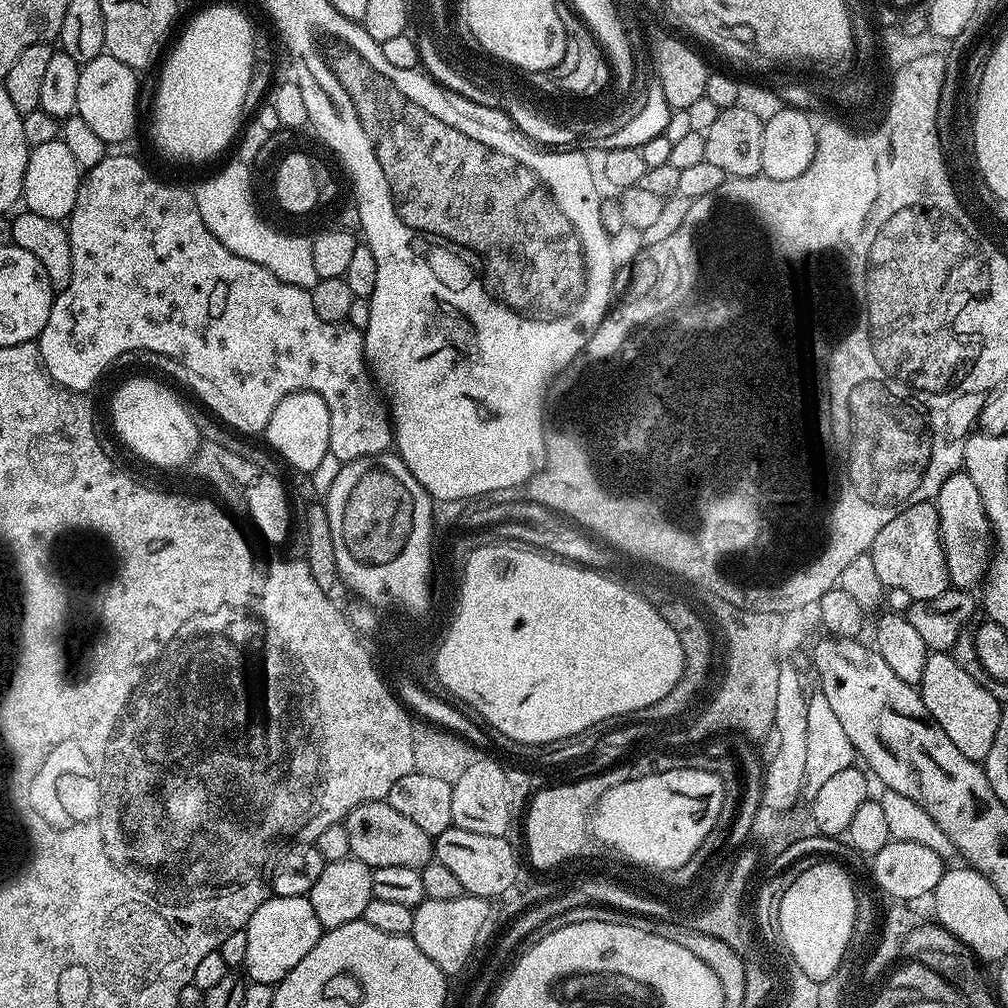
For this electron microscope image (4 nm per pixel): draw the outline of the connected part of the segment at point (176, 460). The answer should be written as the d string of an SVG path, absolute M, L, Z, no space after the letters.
M128 380L112 396L112 424L120 440L136 456L156 468L191 465L202 439L187 407L156 380Z

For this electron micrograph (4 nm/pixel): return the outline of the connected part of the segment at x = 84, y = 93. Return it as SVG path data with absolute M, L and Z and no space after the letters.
M107 54L94 58L80 69L75 115L88 123L105 145L122 143L136 128L136 76L134 69Z

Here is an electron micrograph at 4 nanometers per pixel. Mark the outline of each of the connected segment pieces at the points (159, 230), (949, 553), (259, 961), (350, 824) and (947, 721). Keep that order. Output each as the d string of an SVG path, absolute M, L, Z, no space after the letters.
M105 154L102 162L98 162L98 166L87 169L83 173L80 185L78 186L78 198L74 202L74 210L68 215L66 221L68 230L68 237L70 238L70 258L74 262L74 270L70 274L70 286L66 286L66 290L55 293L52 305L50 306L50 318L46 318L46 326L40 331L38 337L38 347L40 349L40 363L44 365L44 370L47 372L48 377L53 382L60 385L61 388L67 388L69 392L79 392L81 394L87 393L87 388L92 388L96 384L96 379L115 362L119 356L124 356L127 352L157 352L160 356L166 356L177 360L180 364L185 364L194 375L202 380L206 380L225 400L226 403L232 407L232 412L236 415L235 431L240 434L247 434L246 432L260 432L263 433L267 429L270 422L270 414L274 414L274 406L278 406L278 402L282 402L282 398L286 398L295 392L313 392L318 394L326 402L326 406L330 410L330 430L332 431L332 443L330 445L331 459L336 459L336 462L347 462L350 460L357 460L358 458L366 458L367 456L377 456L383 452L389 451L394 444L394 429L392 426L392 417L390 409L382 399L381 393L378 391L377 385L372 379L372 374L368 366L368 361L364 359L364 334L361 329L352 327L351 324L345 322L342 324L331 324L330 322L322 322L322 318L318 318L318 313L314 310L314 302L312 301L311 291L307 288L299 288L290 282L282 282L282 278L278 278L274 274L270 274L270 270L266 270L266 266L258 266L258 262L250 262L250 258L238 258L238 254L234 254L230 250L226 250L226 246L222 246L222 242L218 242L218 238L214 238L214 234L210 234L210 230L206 226L206 222L202 222L202 214L198 210L198 202L195 195L191 191L188 192L184 188L179 188L176 184L167 184L164 180L156 180L156 176L143 164L140 160L135 160L132 156L112 156L112 154Z
M961 470L942 484L934 503L940 518L940 537L946 554L949 581L961 590L975 589L975 584L977 587L985 579L986 565L994 556L994 533L984 509L982 494L978 486L974 486L974 478Z
M269 895L268 899L254 910L248 927L244 929L247 937L246 958L243 964L243 971L247 979L253 984L280 983L314 950L318 938L322 934L318 914L314 914L314 906L310 906L307 896L285 896Z
M368 801L349 812L344 823L350 839L352 856L372 868L382 866L410 866L421 869L434 856L434 840L419 829L410 818L405 818L387 801Z
M934 652L929 655L926 670L922 670L922 678L918 691L926 706L929 717L942 730L946 730L946 738L966 754L966 758L982 762L990 754L990 746L994 746L994 738L998 734L998 722L1002 706L994 698L991 687L980 685L977 677L966 674L962 666L947 652Z

